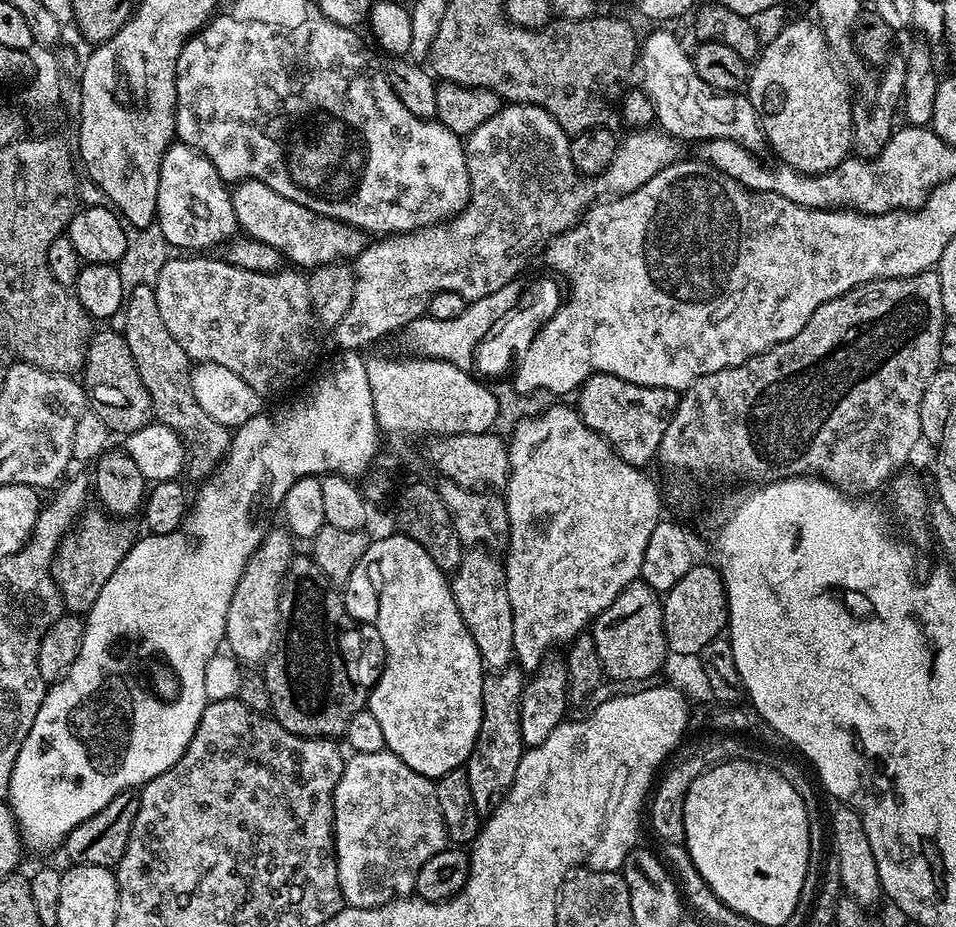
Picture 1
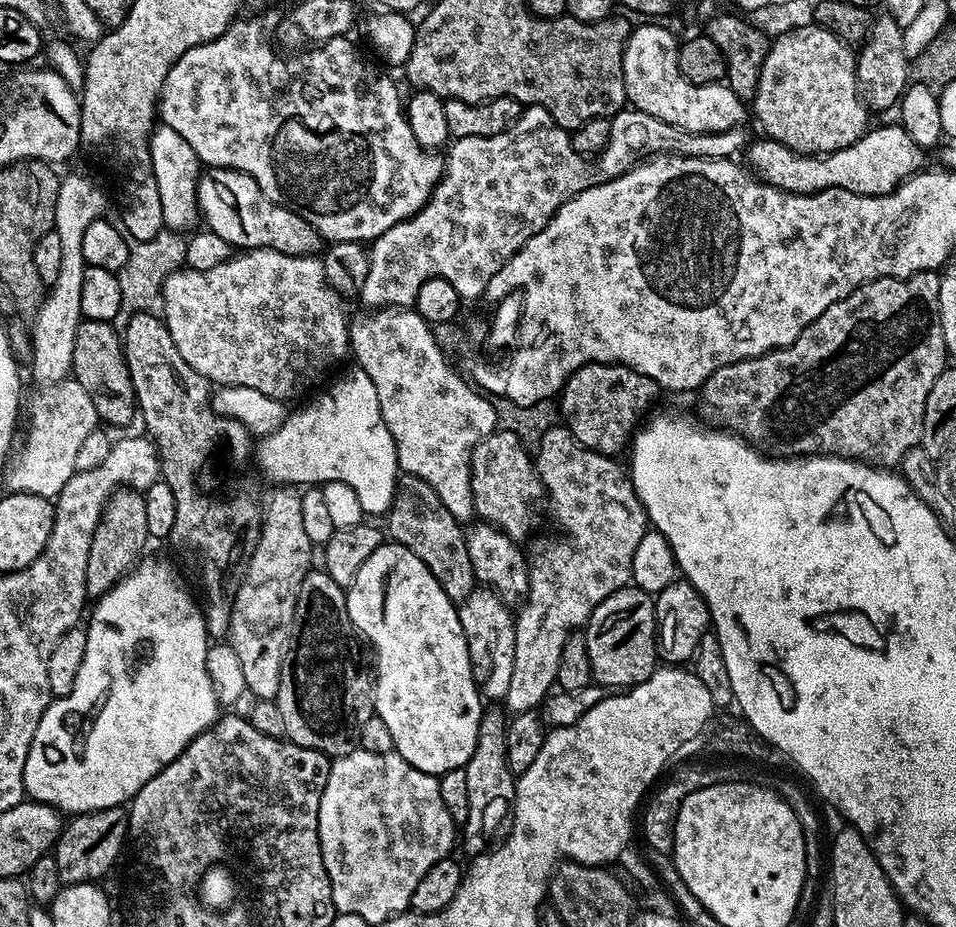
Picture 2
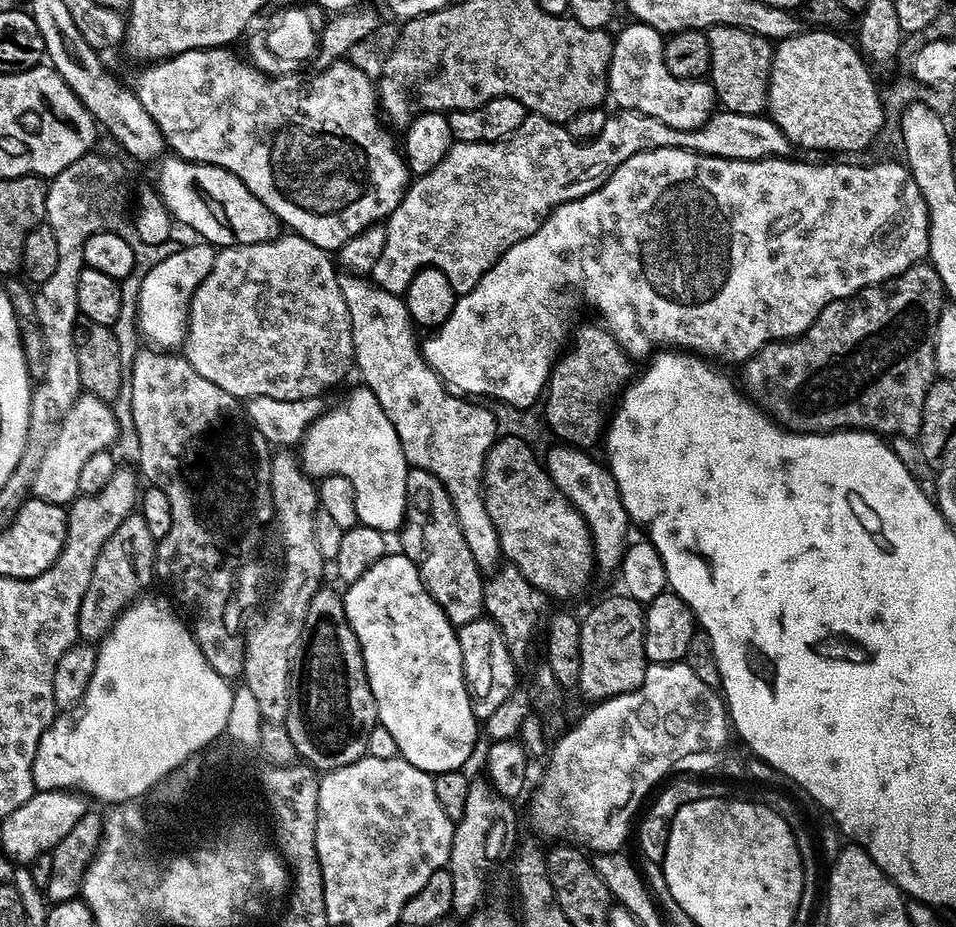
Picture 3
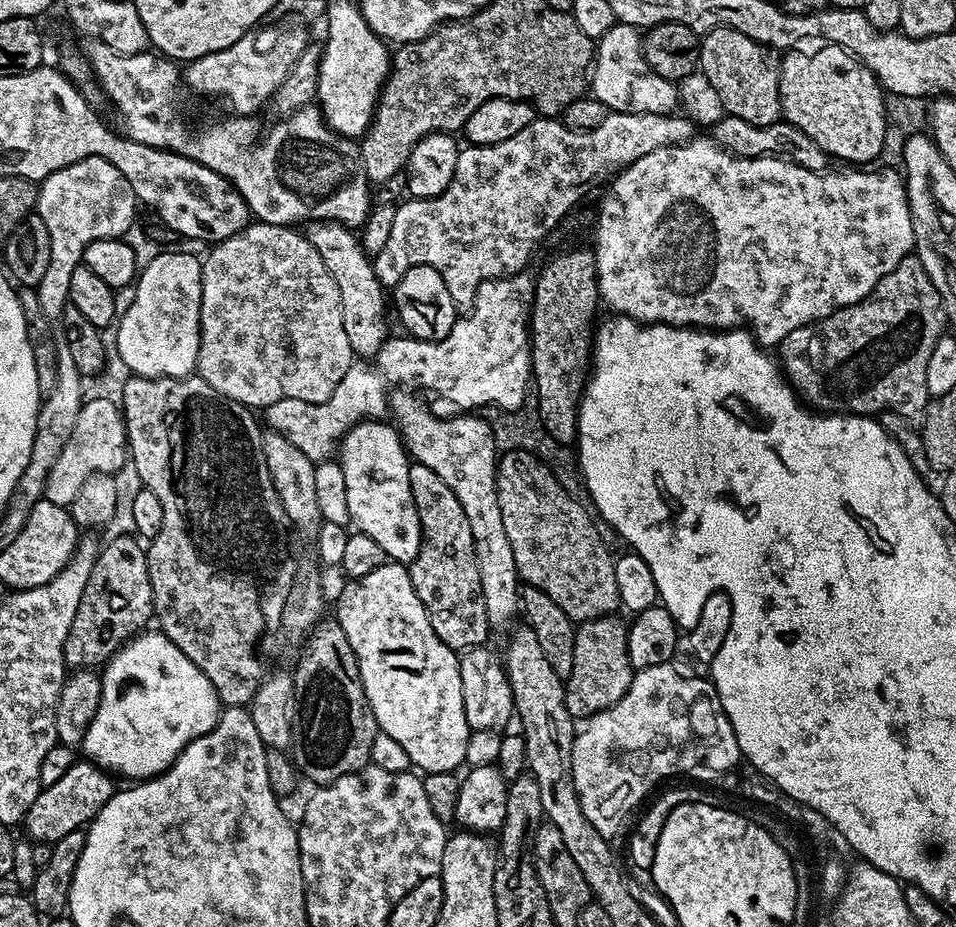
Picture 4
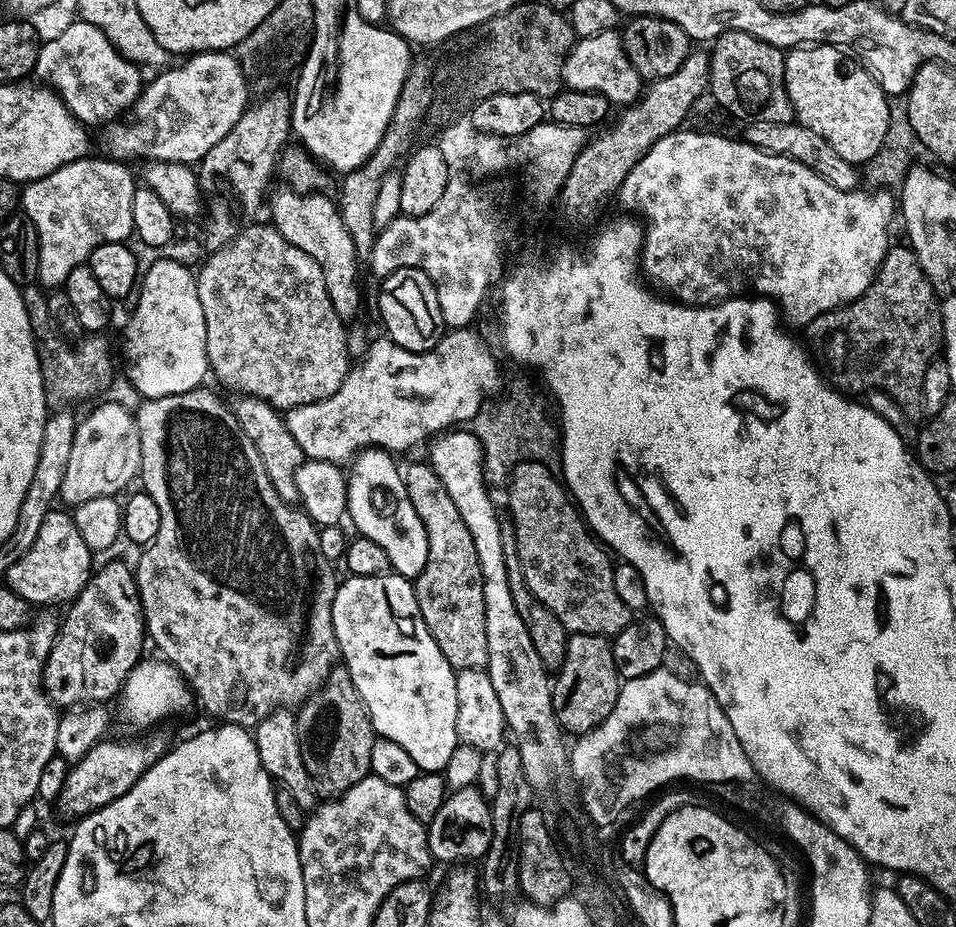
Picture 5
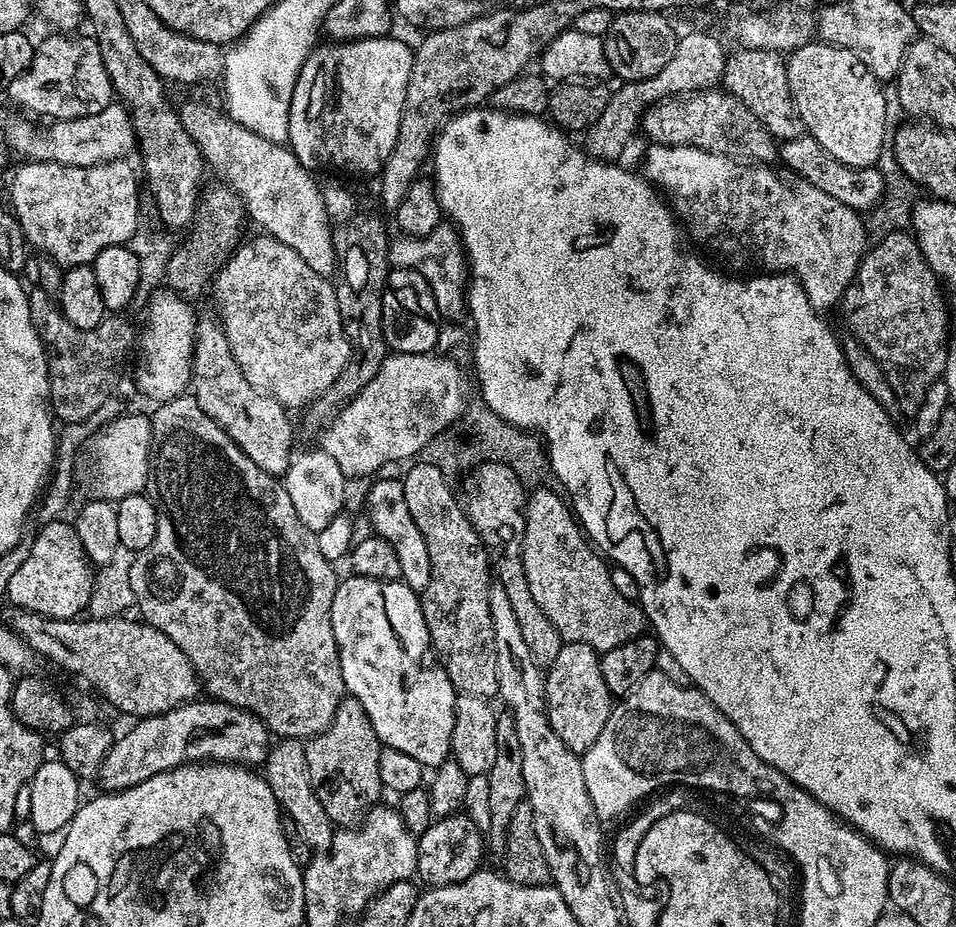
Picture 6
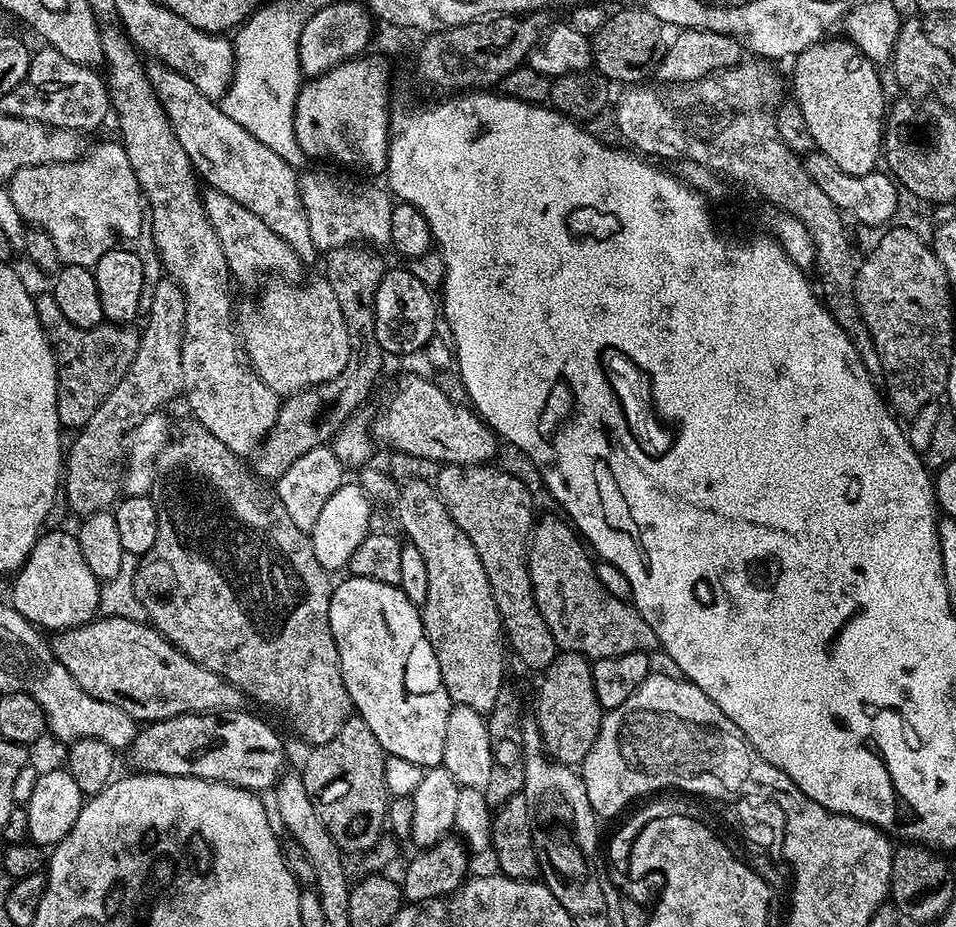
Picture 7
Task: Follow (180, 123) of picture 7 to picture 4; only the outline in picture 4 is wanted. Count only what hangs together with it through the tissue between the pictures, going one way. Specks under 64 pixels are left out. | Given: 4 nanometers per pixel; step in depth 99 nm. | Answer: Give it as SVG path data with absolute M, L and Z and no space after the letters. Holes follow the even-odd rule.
M312 222L307 225L306 235L314 250L318 250L322 262L326 262L326 270L330 270L334 286L338 286L338 298L342 302L342 326L346 326L346 338L350 338L353 353L360 358L375 357L389 335L388 324L384 321L386 292L376 277L375 263L360 245L359 235L344 224Z

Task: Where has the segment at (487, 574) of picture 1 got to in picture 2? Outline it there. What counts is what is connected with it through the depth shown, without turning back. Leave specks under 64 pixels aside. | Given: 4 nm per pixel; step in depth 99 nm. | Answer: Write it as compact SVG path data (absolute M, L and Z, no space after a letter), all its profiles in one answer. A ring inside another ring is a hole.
M477 586L465 600L459 601L458 611L466 634L466 646L470 650L470 666L476 687L485 701L503 701L506 690L510 690L510 674L514 670L516 621L509 605L502 603L491 588Z

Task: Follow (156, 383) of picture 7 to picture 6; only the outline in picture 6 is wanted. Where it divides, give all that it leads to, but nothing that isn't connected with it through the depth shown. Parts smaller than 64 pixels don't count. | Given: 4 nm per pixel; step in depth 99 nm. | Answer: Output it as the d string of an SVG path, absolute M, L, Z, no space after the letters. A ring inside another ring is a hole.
M216 192L213 196L201 195L200 203L196 206L195 227L187 233L188 241L168 257L167 287L184 298L193 298L192 296L200 296L206 292L215 280L216 273L242 243L240 231L244 228L244 220L246 224L244 203L239 196L224 192ZM197 226L200 228L196 228Z

